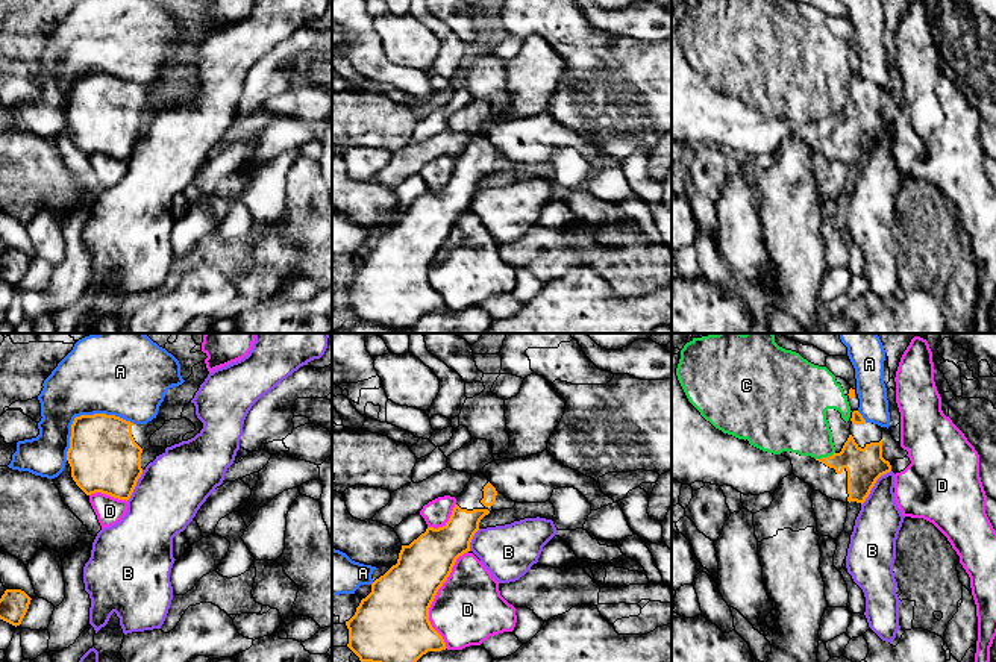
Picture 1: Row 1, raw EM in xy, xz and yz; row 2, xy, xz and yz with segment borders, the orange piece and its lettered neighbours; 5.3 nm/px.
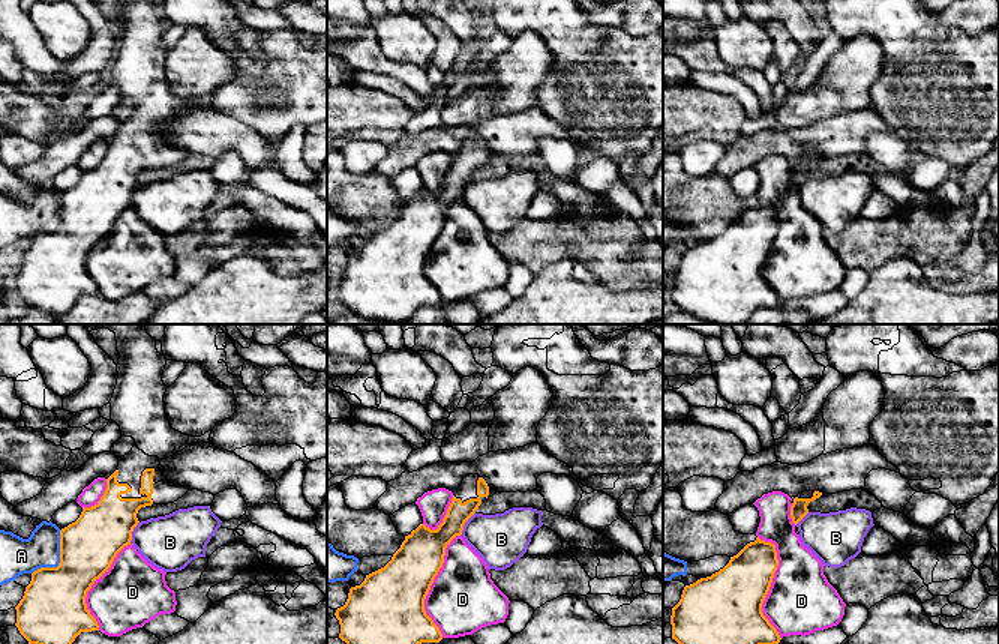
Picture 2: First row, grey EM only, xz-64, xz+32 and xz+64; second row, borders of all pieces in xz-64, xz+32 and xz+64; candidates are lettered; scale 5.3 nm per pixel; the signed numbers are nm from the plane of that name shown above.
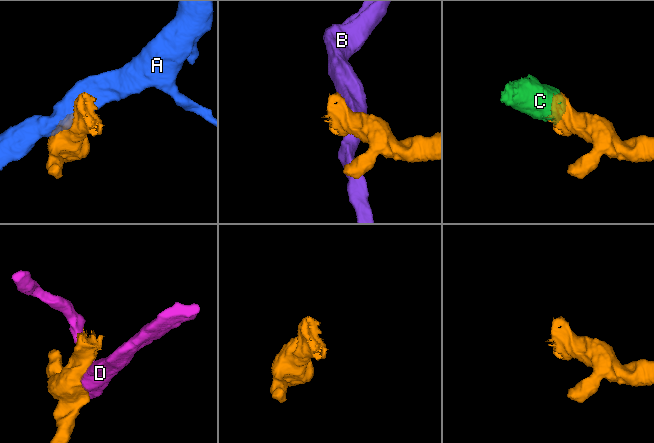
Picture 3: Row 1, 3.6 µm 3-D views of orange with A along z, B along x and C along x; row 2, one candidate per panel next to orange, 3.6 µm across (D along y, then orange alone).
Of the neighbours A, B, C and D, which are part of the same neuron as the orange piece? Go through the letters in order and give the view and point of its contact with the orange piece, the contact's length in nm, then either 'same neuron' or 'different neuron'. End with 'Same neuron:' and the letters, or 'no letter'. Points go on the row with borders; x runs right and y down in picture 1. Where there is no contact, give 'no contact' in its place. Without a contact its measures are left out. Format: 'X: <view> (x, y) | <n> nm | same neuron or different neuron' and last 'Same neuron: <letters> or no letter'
A: xy (84, 415) | 420 nm | different neuron
B: yz (873, 485) | 240 nm | different neuron
C: yz (825, 458) | 110 nm | same neuron
D: xz (434, 597) | 550 nm | different neuron
Same neuron: C

